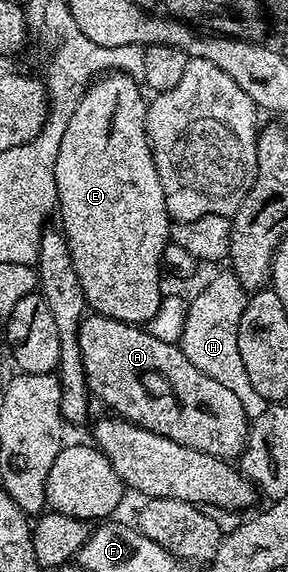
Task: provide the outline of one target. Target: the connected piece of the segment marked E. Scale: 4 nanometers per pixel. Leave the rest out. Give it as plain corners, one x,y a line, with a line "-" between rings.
102,73
92,82
66,127
54,164
54,180
57,182
59,225
70,244
74,272
78,272
85,303
107,318
148,324
162,301
160,270
162,274
164,249
170,241
170,219
152,145
148,143
148,102
140,95
140,90
141,83
124,73

